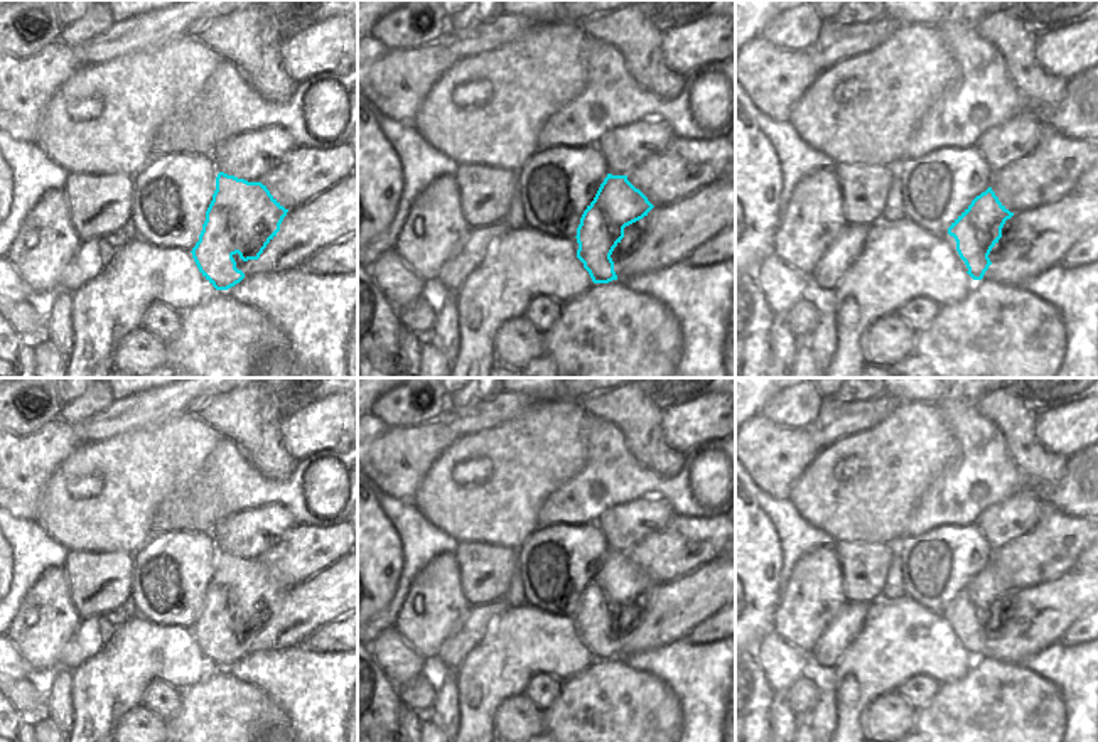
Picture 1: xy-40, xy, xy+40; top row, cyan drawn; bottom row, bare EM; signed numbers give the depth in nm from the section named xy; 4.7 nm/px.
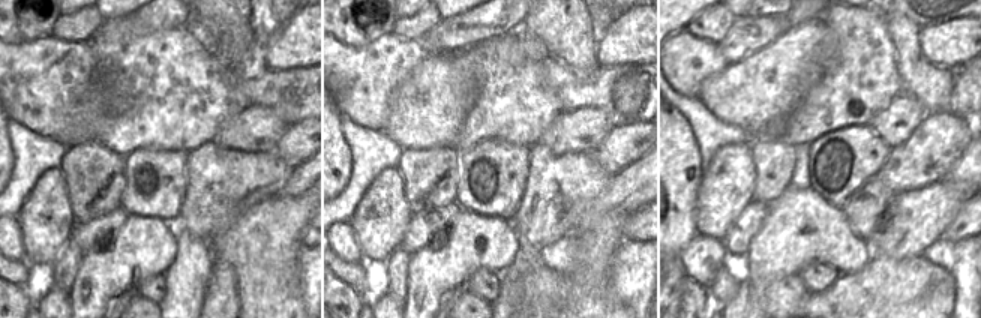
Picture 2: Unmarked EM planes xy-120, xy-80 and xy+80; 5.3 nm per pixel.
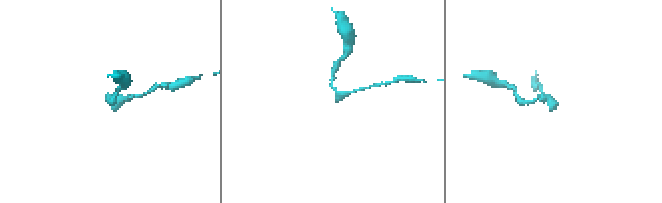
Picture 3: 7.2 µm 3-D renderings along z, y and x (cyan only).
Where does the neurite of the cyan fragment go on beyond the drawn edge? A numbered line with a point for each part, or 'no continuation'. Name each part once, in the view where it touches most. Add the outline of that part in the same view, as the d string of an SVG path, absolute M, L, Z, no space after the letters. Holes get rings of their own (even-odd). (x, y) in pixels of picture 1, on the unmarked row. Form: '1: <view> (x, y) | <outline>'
1: xy+40 (950, 618) | M946 610L945 614L941 614L941 616L943 616L943 617L948 621L948 624L951 626L951 629L953 629L958 643L960 643L965 649L968 649L965 639L960 636L958 629L956 629L956 619L955 619L955 616L950 614L948 610Z

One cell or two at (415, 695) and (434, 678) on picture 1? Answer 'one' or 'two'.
one

